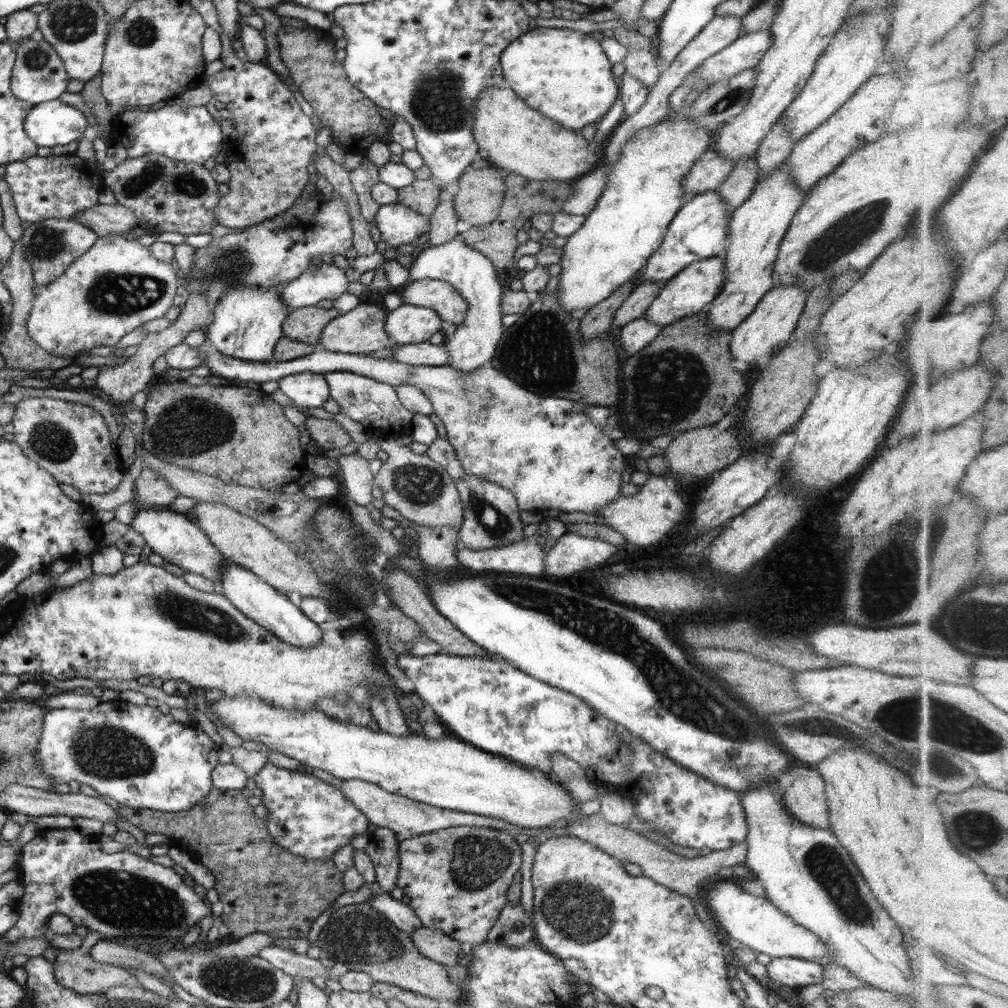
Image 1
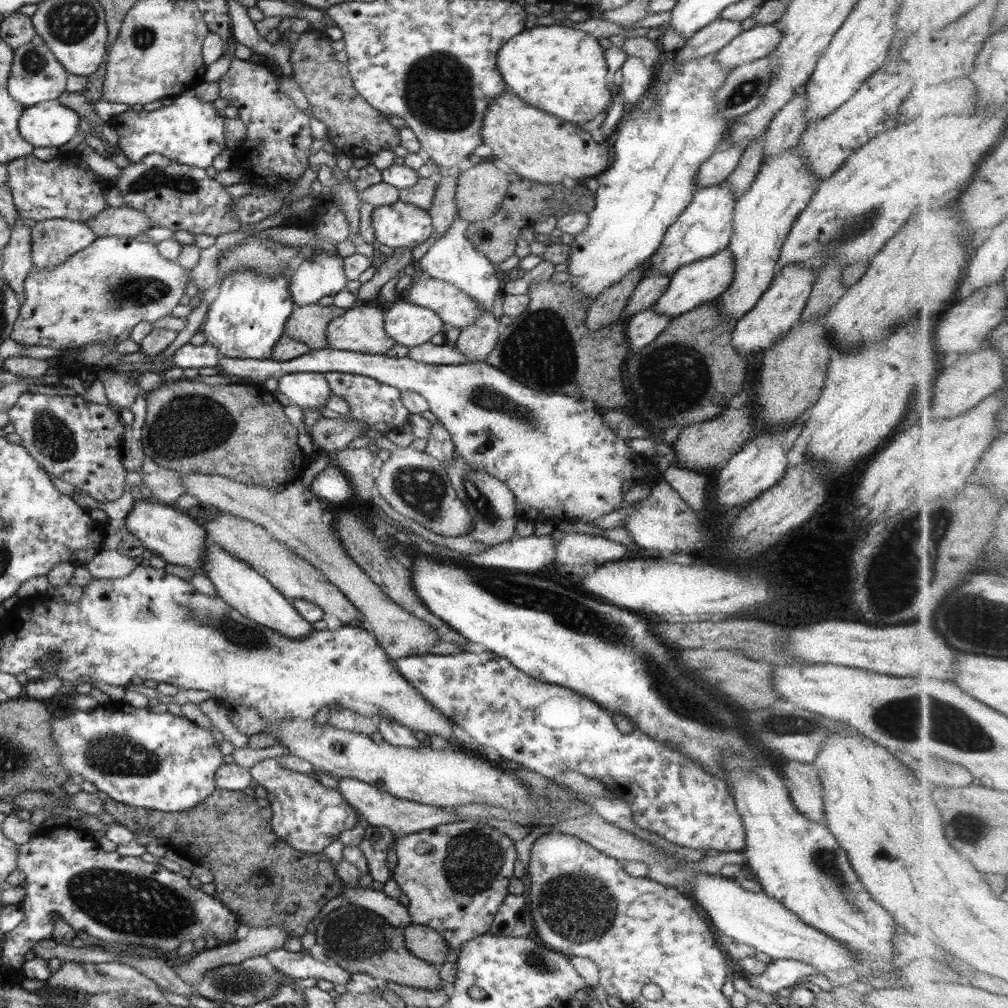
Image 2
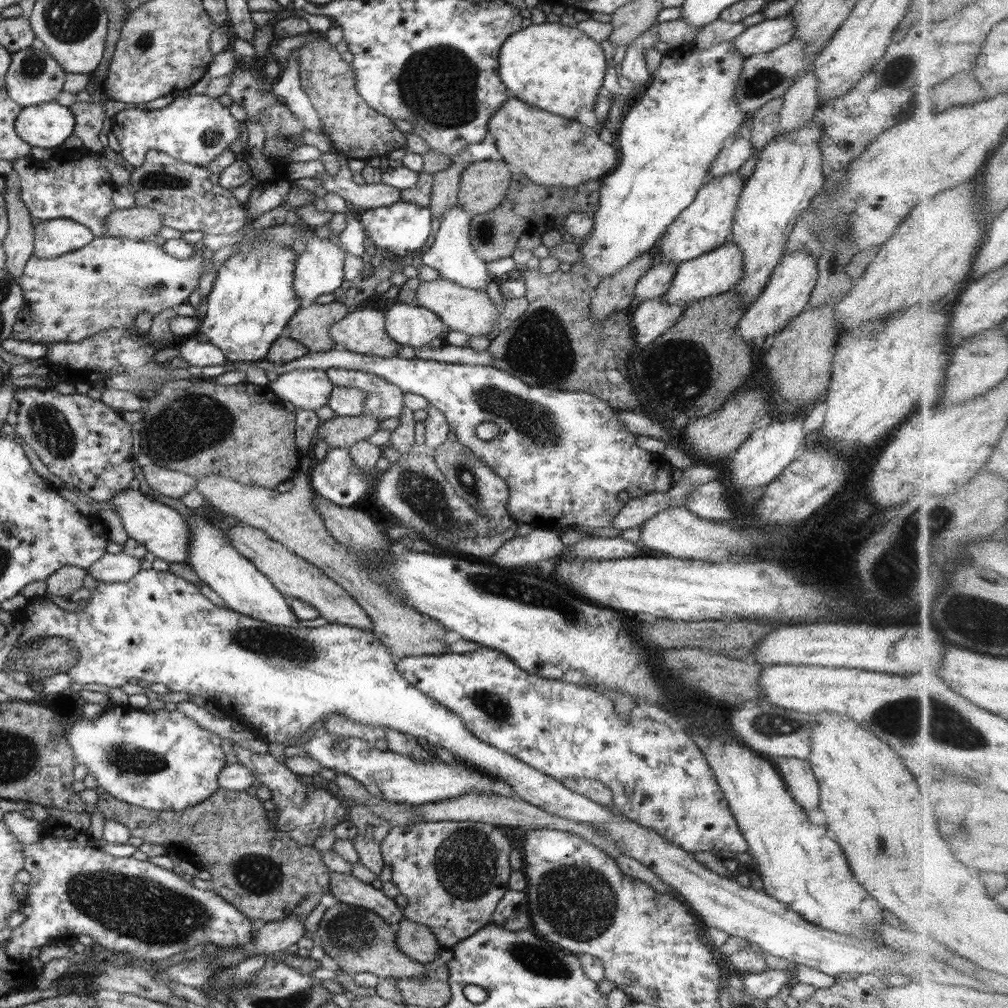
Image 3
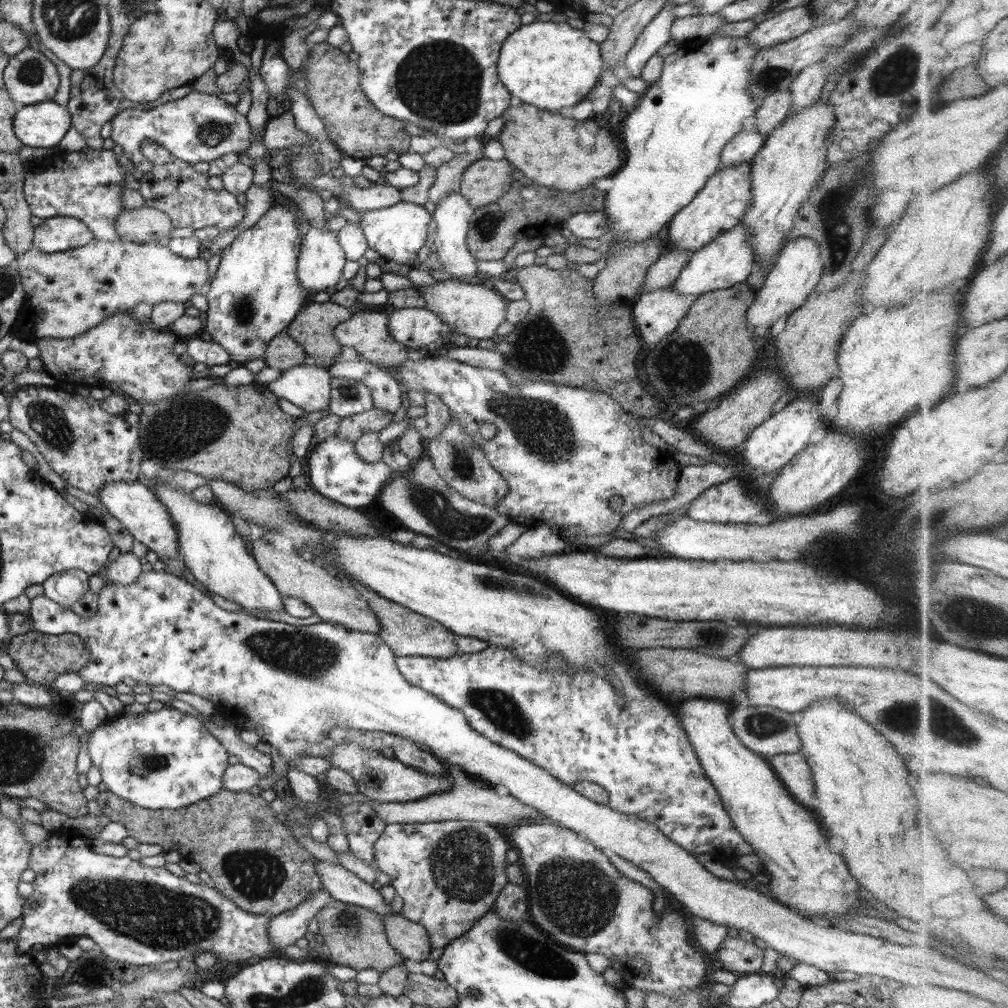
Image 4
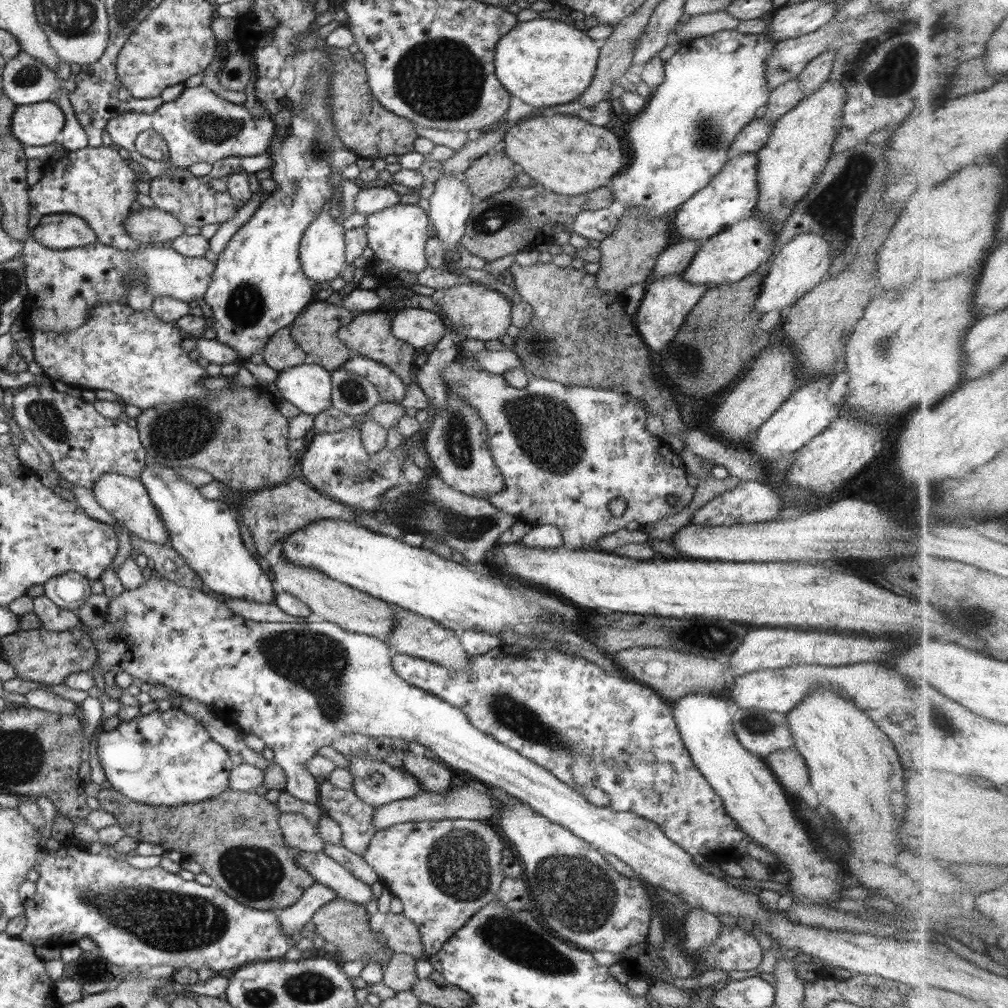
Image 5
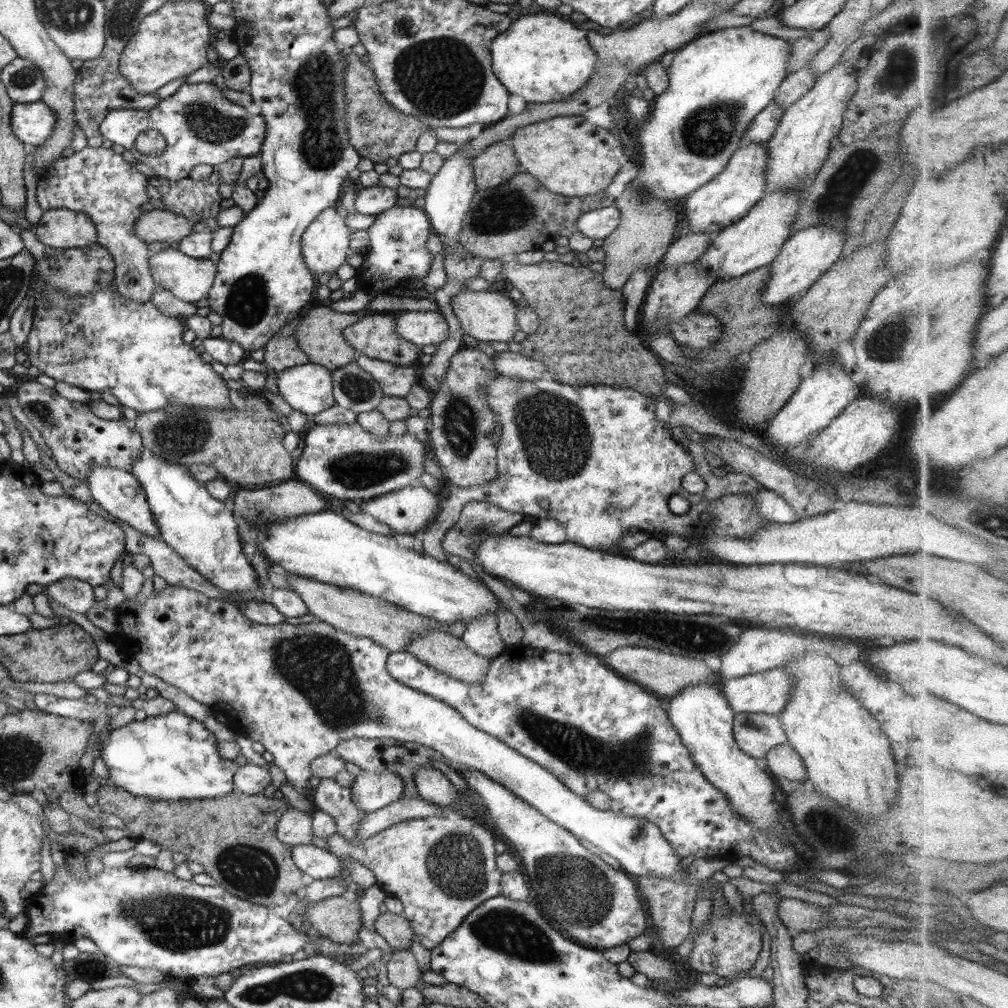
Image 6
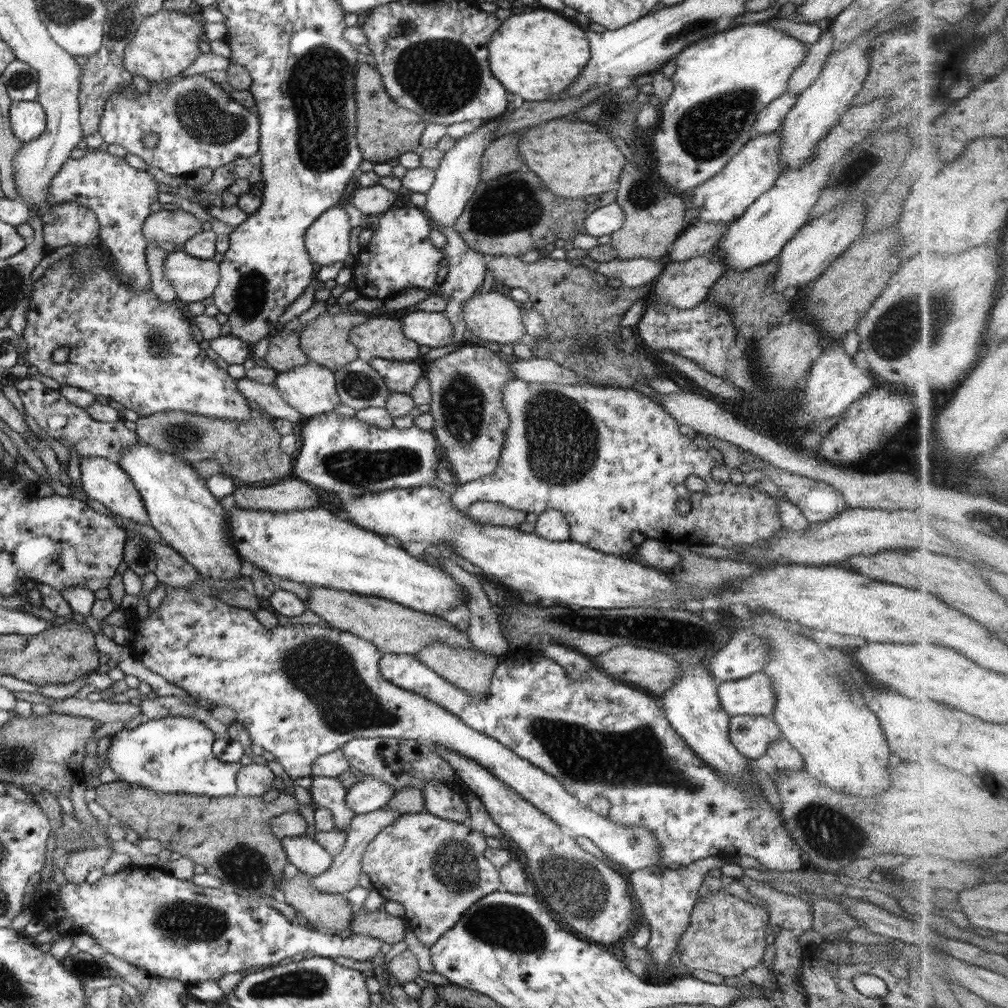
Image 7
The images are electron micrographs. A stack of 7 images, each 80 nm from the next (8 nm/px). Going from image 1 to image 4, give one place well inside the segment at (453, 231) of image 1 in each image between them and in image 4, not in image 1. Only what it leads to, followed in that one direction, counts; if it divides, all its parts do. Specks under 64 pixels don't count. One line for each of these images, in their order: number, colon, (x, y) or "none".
2: (444, 209)
3: (444, 192)
4: (448, 177)

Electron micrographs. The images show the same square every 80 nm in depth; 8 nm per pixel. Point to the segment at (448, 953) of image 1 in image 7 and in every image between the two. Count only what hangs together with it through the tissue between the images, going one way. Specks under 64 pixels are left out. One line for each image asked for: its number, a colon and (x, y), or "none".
2: (424, 942)
3: (416, 941)
4: (411, 939)
5: (400, 933)
6: (396, 929)
7: (381, 925)

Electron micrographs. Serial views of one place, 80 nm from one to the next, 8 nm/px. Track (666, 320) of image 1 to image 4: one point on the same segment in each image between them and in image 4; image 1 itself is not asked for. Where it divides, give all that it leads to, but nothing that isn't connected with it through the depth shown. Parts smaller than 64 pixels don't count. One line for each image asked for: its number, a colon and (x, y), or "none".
2: (692, 285)
3: (717, 271)
4: (728, 260)

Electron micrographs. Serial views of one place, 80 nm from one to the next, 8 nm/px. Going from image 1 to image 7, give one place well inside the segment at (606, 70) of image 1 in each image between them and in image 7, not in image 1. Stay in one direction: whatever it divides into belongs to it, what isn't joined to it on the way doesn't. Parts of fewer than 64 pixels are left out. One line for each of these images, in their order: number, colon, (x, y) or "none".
2: (563, 71)
3: (559, 69)
4: (551, 65)
5: (543, 62)
6: (543, 58)
7: (537, 54)

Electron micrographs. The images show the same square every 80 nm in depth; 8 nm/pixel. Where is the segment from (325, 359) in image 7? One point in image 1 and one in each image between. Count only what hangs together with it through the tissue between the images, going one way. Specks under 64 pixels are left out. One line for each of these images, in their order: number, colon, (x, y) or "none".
1: (305, 324)
2: (308, 323)
3: (310, 325)
4: (313, 327)
5: (315, 329)
6: (319, 334)

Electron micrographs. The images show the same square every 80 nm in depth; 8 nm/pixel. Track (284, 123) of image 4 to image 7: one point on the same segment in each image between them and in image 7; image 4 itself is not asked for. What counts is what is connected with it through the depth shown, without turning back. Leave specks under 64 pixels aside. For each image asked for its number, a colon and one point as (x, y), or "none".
5: (198, 126)
6: (200, 126)
7: (198, 125)

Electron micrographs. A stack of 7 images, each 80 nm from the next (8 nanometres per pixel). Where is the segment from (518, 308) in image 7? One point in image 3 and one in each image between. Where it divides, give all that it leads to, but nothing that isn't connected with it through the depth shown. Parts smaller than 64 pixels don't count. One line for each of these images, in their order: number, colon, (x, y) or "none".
3: (473, 312)
4: (473, 310)
5: (472, 310)
6: (491, 316)

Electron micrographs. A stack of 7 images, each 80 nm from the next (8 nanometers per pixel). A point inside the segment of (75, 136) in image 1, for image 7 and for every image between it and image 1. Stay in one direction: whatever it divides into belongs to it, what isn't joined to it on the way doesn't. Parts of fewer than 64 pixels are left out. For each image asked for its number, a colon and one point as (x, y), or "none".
2: (47, 124)
3: (49, 125)
4: (44, 125)
5: (39, 124)
6: (33, 124)
7: (28, 120)

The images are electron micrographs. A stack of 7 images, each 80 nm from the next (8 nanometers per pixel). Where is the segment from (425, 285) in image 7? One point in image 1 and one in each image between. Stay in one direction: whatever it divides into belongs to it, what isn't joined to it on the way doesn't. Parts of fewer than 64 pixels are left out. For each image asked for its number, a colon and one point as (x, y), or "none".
1: (398, 224)
2: (400, 225)
3: (402, 228)
4: (398, 232)
5: (397, 235)
6: (397, 251)

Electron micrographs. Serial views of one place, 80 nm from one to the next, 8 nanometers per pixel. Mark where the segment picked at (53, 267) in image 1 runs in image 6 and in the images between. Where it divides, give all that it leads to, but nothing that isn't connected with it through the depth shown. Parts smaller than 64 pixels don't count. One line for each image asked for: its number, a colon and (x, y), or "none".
2: (54, 241)
3: (53, 238)
4: (61, 233)
5: (58, 231)
6: (63, 228)

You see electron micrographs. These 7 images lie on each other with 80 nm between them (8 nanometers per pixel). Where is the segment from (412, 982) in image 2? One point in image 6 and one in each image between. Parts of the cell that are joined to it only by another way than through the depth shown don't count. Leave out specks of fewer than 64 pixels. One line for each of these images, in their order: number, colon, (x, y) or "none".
3: (359, 940)
4: (353, 936)
5: (345, 923)
6: (338, 918)

